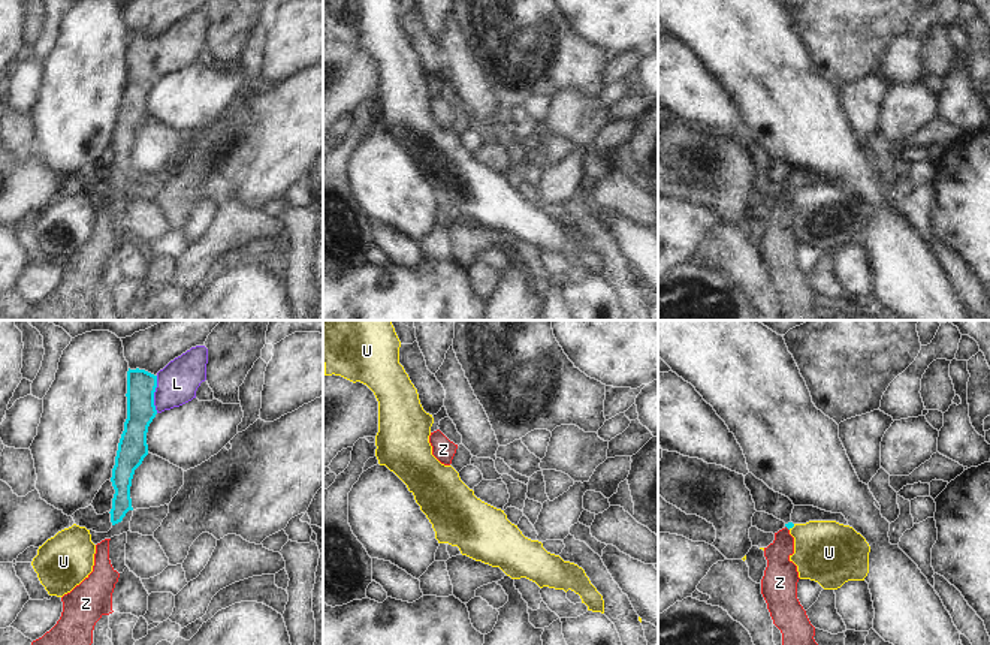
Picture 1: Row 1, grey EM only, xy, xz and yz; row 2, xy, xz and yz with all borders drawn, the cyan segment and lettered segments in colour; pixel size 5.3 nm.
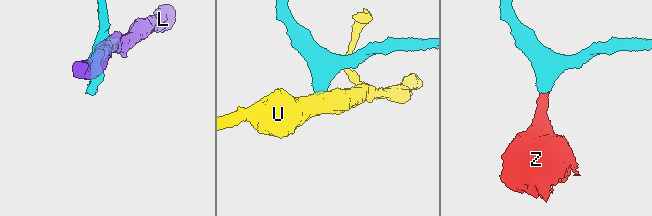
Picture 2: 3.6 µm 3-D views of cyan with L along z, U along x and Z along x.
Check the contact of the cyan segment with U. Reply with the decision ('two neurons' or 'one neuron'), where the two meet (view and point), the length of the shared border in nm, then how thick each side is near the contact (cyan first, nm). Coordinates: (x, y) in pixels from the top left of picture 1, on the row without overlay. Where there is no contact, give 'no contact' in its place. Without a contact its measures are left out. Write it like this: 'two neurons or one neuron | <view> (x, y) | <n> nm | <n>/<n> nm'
two neurons | yz (791, 192) | 50 nm | 40/340 nm

